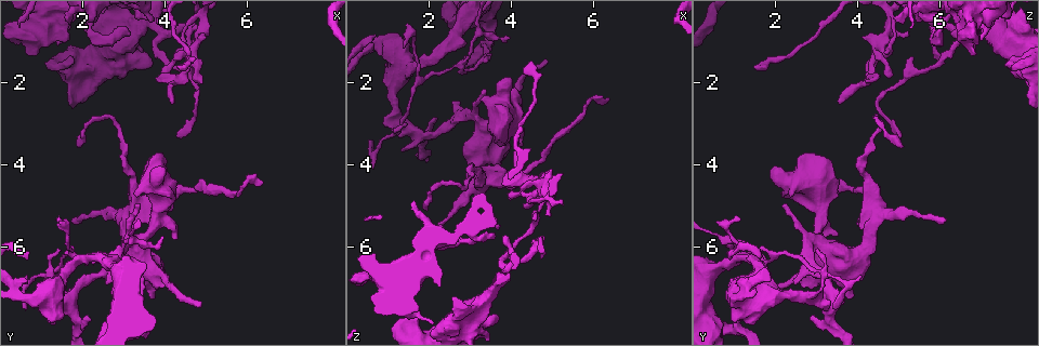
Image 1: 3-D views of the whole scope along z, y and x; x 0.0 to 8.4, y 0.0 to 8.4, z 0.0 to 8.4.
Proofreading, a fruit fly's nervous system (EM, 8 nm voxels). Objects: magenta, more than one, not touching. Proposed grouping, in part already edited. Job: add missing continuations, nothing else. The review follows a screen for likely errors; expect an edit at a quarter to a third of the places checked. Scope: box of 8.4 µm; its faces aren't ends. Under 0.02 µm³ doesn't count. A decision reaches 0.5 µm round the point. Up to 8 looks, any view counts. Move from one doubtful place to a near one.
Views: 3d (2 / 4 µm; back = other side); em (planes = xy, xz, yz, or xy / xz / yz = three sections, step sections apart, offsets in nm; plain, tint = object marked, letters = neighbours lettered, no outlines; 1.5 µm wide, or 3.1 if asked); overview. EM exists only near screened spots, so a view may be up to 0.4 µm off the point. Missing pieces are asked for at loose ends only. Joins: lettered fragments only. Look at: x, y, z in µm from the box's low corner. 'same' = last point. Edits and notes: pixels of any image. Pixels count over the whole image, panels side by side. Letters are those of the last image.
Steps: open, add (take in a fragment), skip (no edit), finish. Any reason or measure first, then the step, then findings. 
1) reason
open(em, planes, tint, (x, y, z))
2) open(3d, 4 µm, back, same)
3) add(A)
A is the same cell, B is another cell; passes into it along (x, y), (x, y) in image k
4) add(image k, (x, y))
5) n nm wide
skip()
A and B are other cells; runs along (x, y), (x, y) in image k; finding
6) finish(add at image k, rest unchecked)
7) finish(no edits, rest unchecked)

free end
open(3d, 2 µm, (4.15, 2.50, 3.60))

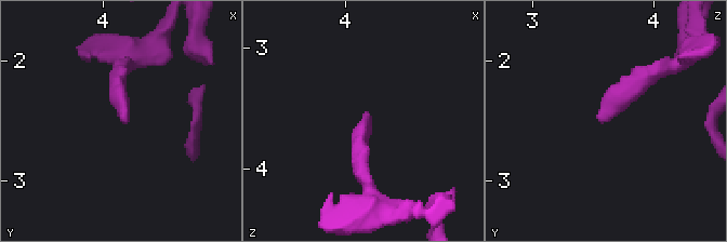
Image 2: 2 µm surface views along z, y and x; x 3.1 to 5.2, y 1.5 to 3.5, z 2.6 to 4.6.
need the tissue
open(em, xy, step 8, letters, (4.18, 2.52, 3.56))

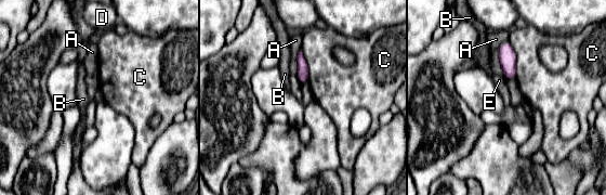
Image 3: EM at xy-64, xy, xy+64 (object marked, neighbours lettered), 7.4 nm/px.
skip()
A, B, C, D and E are other cells; border along (297, 78), (300, 81) in image 3; no lettered fragment goes on from it

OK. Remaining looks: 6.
stops while still wide
open(em, planes, letters, (3.95, 4.25, 1.90))

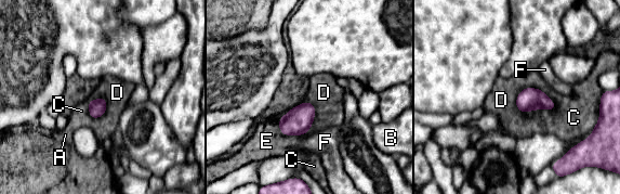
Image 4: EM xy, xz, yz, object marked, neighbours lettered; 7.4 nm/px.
skip()
A, B, C, D, E and F are other cells; border along (556, 104), (552, 111), (523, 114) in image 4; none of them fits

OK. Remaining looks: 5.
thin end
open(3d, 4 µm, (4.95, 0.90, 4.05))

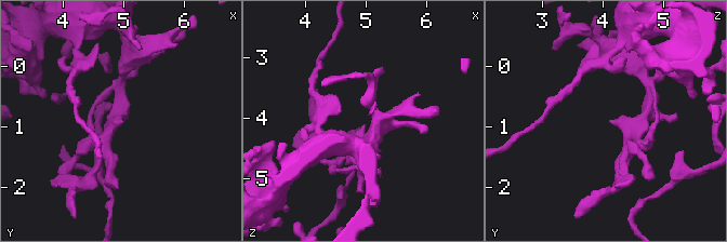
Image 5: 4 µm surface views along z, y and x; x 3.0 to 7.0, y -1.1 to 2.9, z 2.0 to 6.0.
need the tissue
open(em, planes, tint, (4.95, 0.90, 4.15))

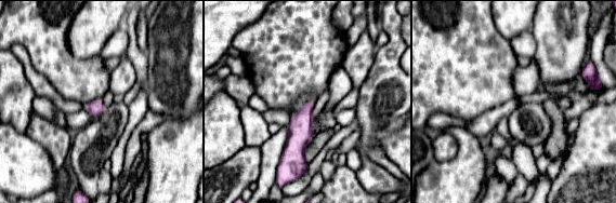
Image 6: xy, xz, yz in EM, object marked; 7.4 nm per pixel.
open(em, planes, letters, same)

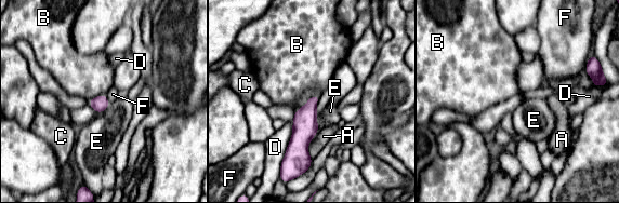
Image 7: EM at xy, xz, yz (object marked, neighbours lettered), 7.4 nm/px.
120 nm wide
skip()
A, B, C, D, E and F are other cells; border along (102, 93), (89, 100) in image 7; no lettered fragment goes on from it

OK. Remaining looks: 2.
finish(no edits, rest unchecked)

